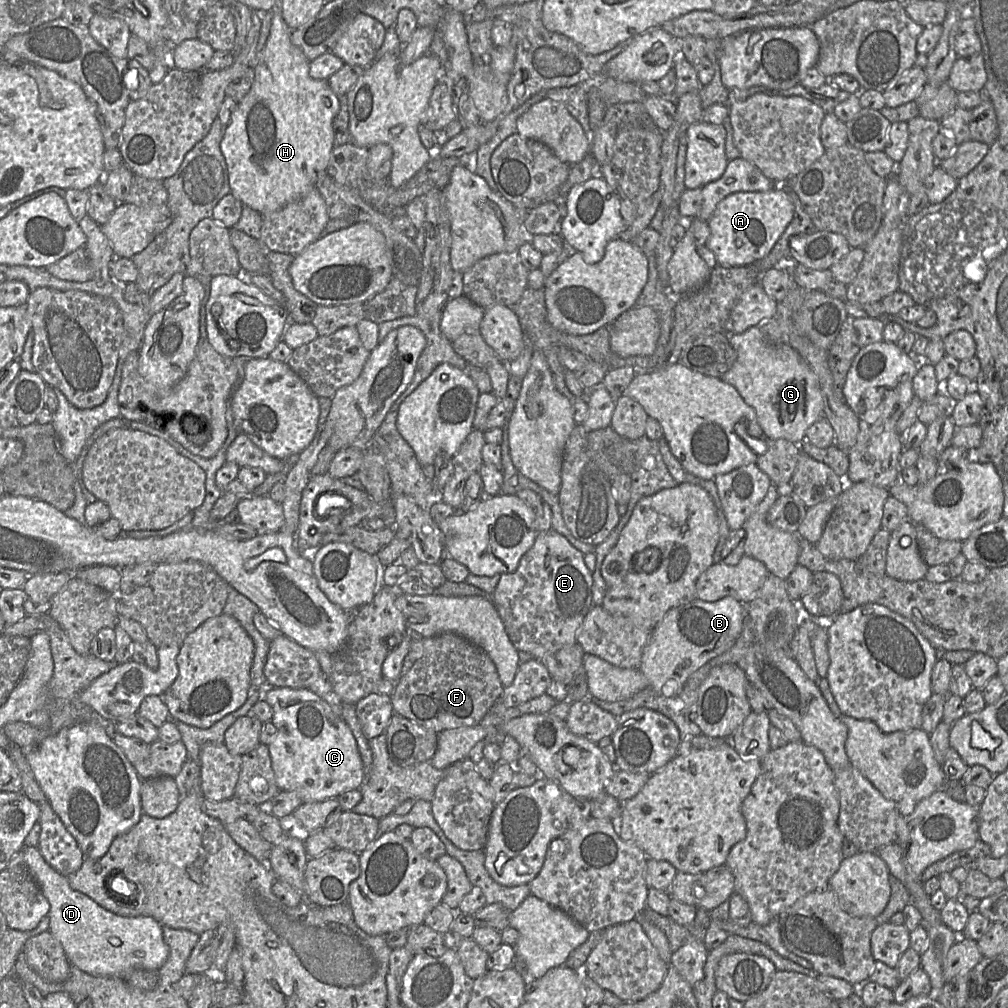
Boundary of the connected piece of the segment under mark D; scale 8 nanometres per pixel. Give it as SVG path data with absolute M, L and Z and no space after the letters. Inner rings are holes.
M24 846L28 869L50 903L49 931L62 945L71 963L93 976L123 977L134 969L159 970L169 955L162 925L153 917L125 917L106 910L70 887L68 878L52 868L38 847Z

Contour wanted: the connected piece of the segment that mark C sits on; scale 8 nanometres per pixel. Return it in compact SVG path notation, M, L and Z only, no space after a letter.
M267 687L263 692L263 699L273 709L271 721L277 729L268 749L280 791L294 792L303 803L312 803L337 798L344 792L360 789L365 782L365 773L356 740L347 723L324 700L309 689L289 687Z

